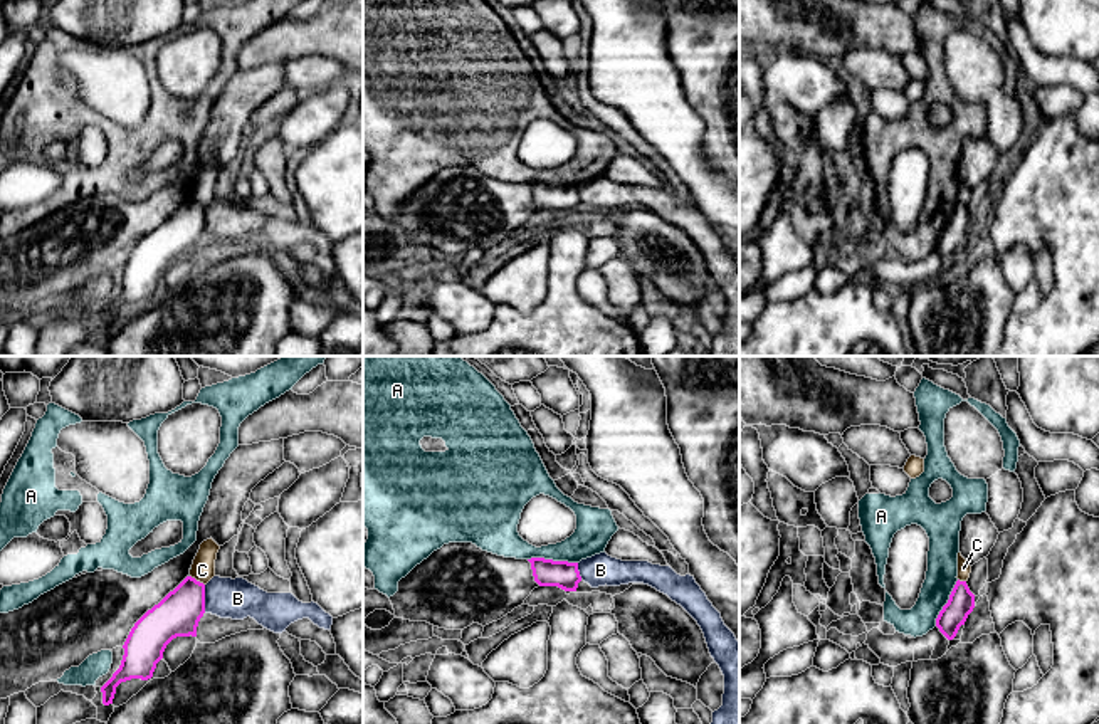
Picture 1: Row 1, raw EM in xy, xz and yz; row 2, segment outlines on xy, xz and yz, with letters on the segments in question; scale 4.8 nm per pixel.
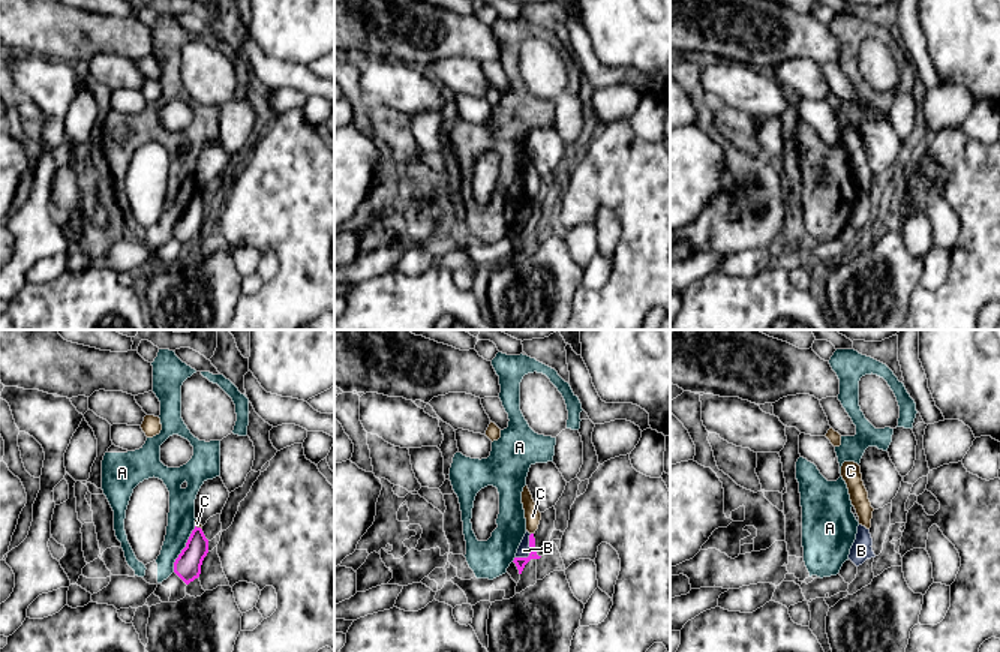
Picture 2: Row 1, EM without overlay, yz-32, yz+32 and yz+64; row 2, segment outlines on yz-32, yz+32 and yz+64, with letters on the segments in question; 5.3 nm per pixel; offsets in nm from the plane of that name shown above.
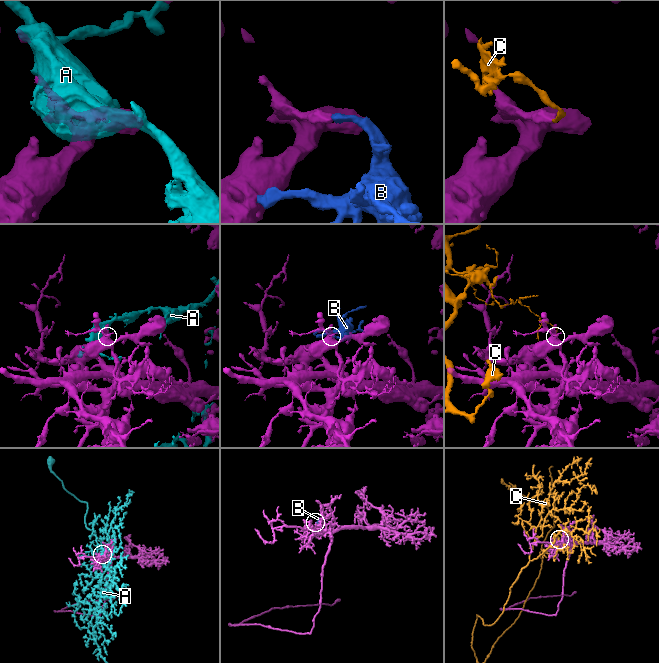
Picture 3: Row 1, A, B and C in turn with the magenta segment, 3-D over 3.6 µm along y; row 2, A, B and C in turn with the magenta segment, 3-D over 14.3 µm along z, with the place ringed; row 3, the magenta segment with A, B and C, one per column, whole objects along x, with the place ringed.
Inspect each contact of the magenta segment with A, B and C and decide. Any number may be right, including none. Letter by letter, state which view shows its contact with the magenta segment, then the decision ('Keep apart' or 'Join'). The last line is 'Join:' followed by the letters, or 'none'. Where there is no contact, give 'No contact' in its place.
A: Touches magenta in xz. Keep apart
B: Touches magenta in xy. Keep apart
C: Touches magenta in xy. Keep apart
Join: none

